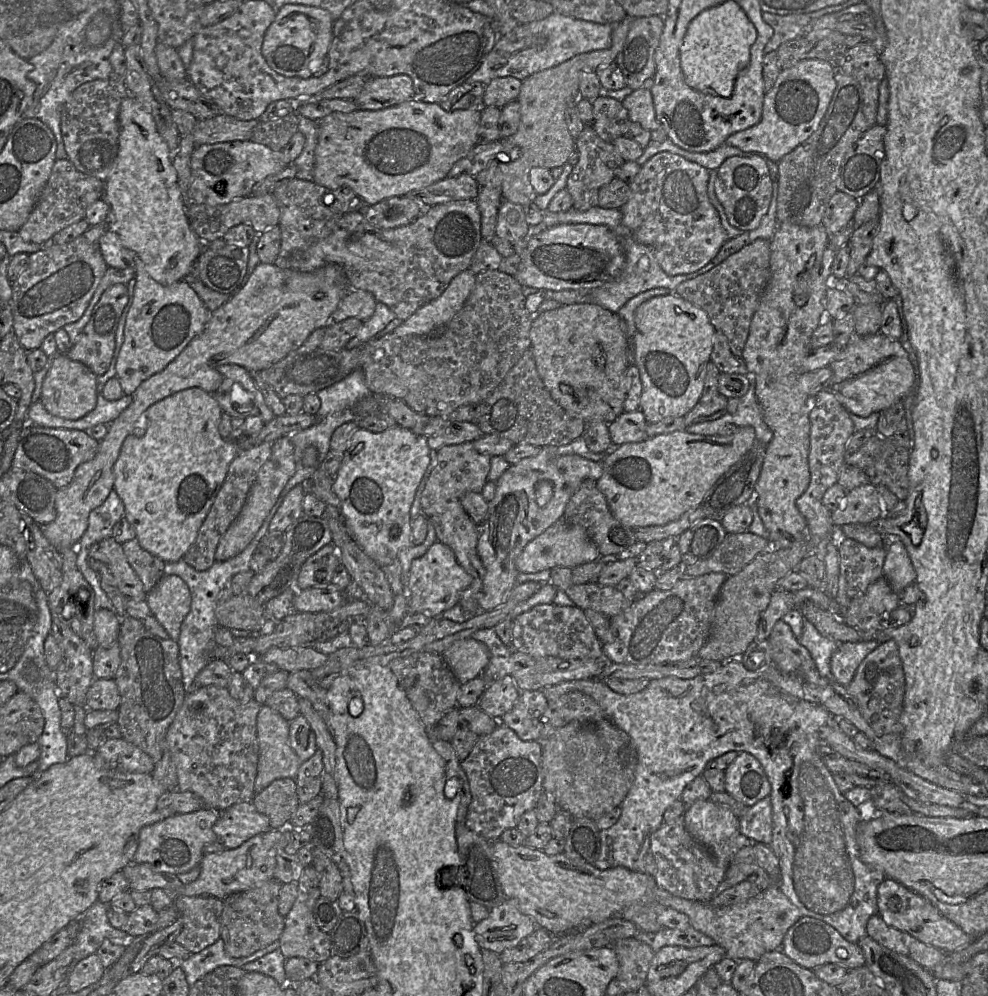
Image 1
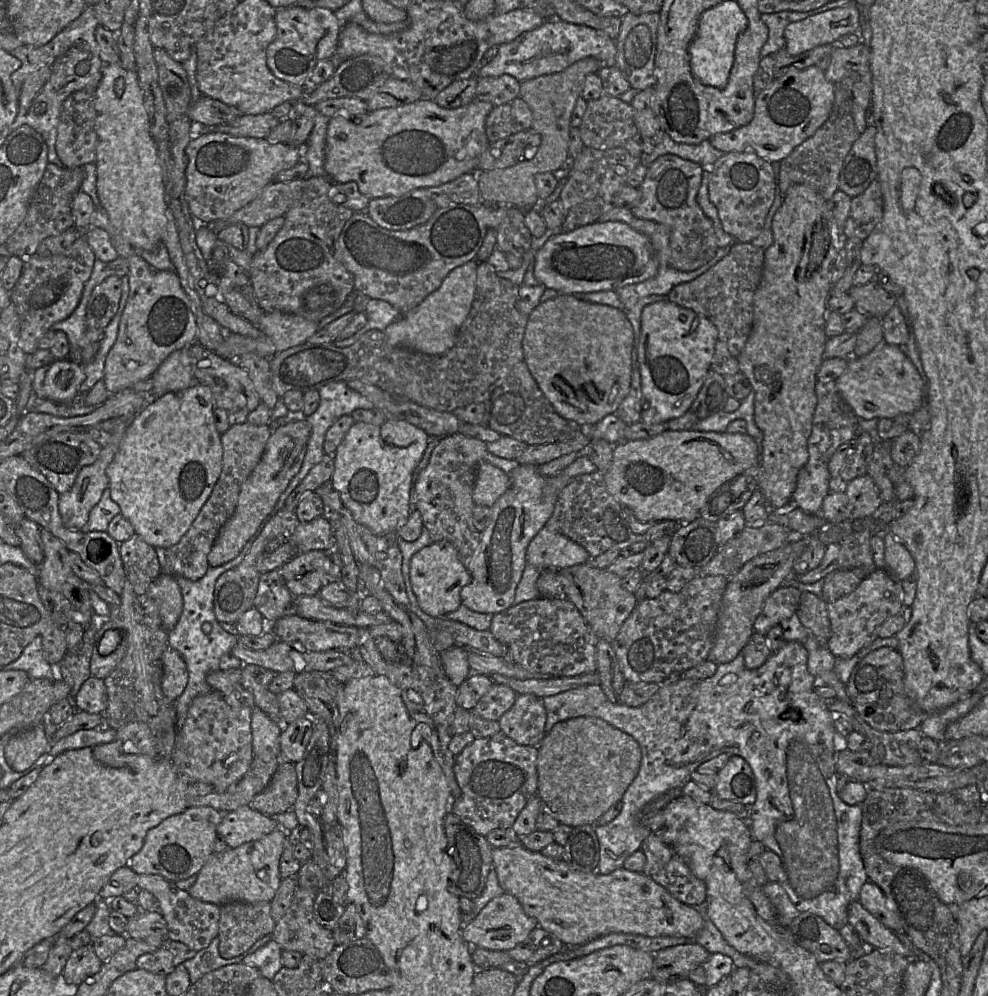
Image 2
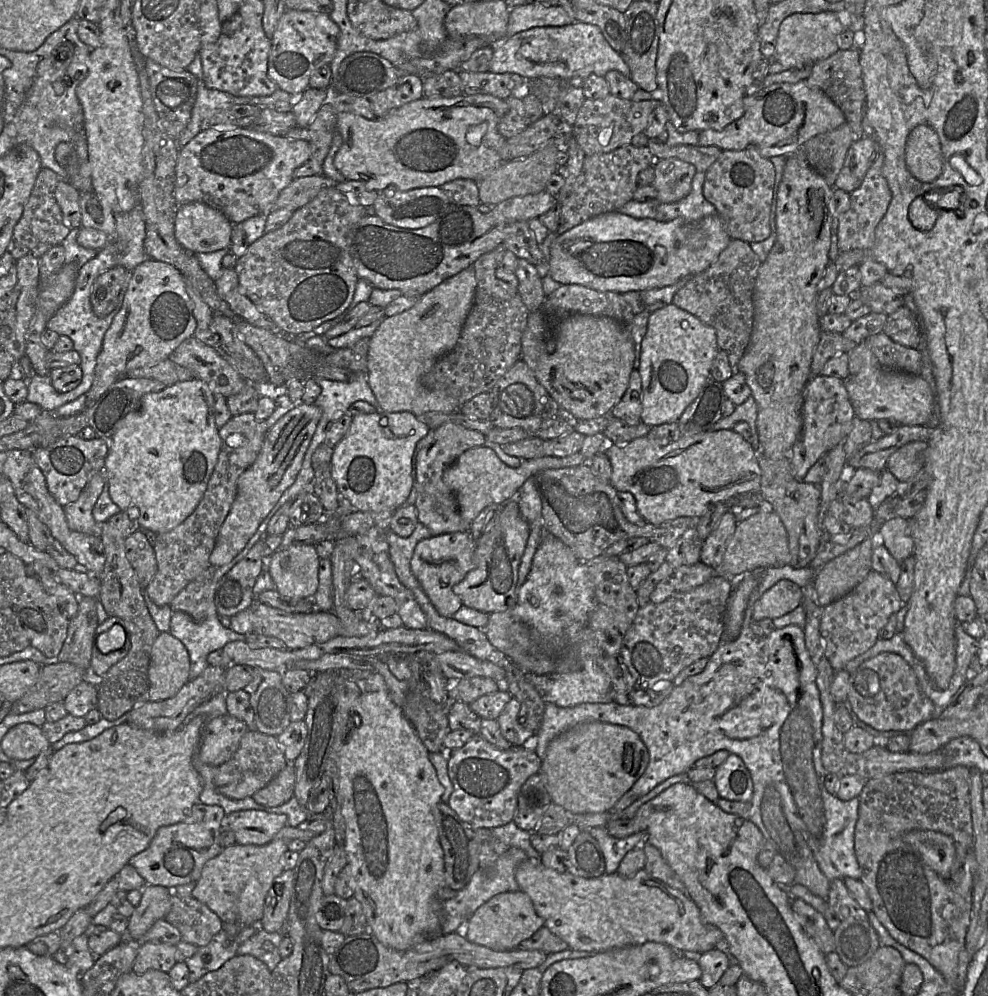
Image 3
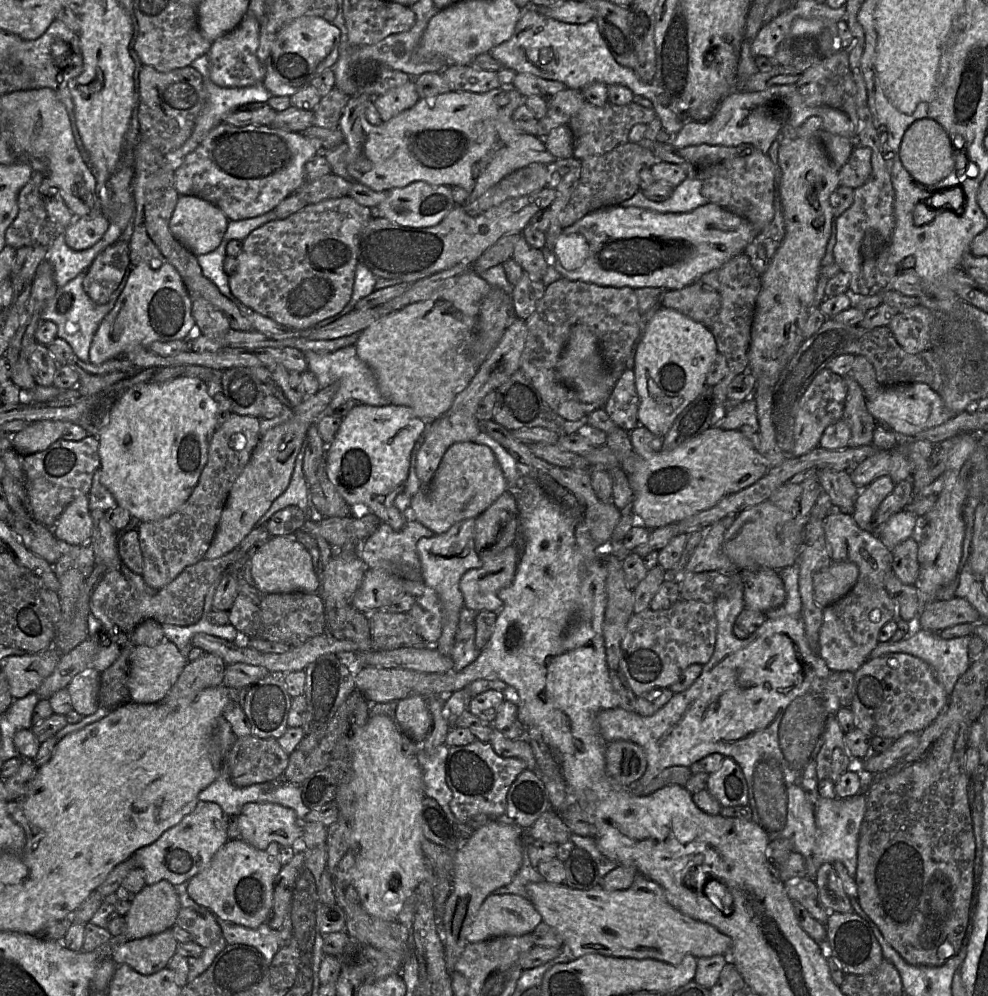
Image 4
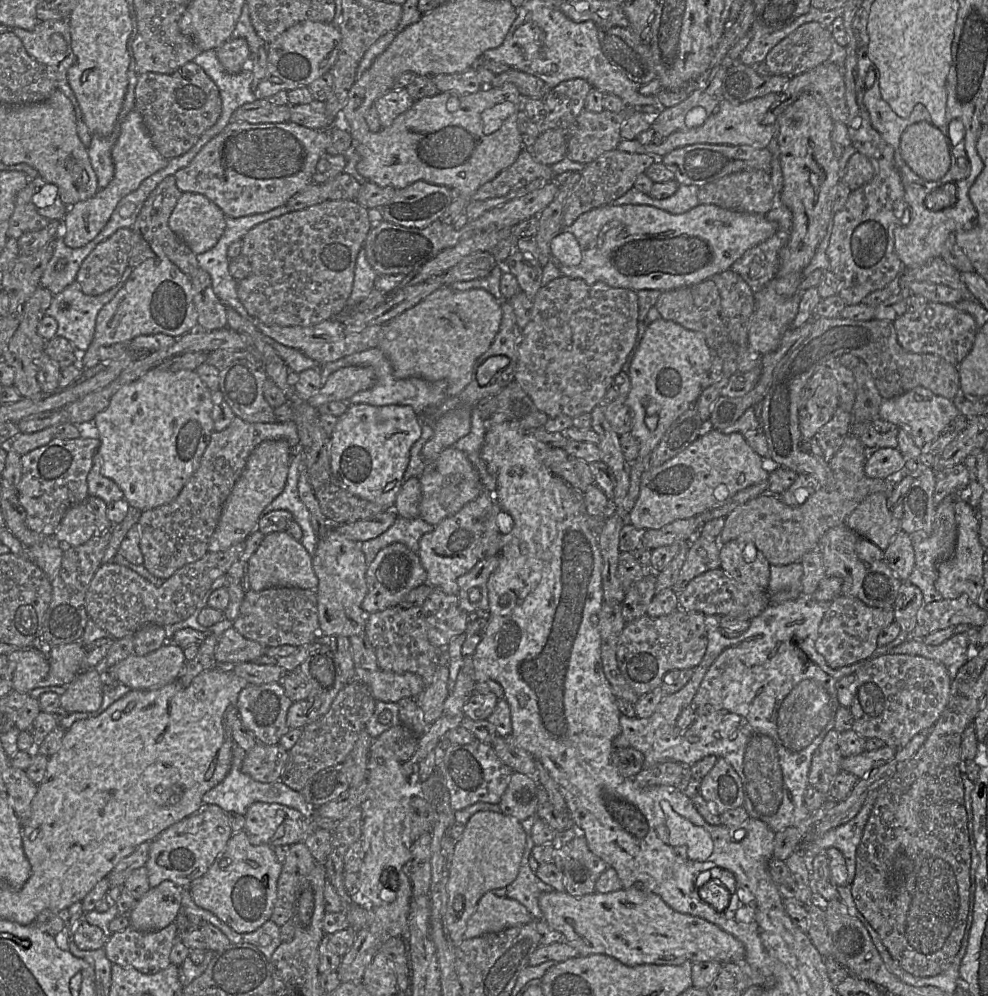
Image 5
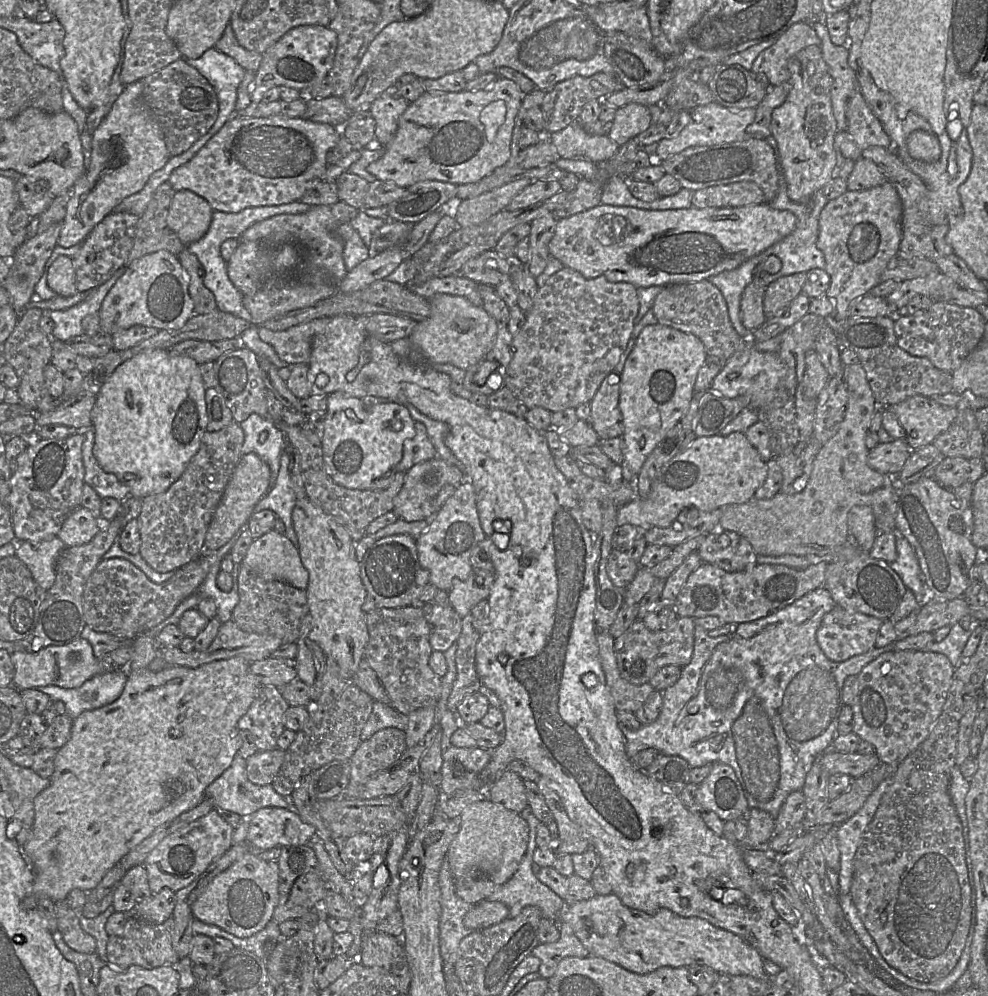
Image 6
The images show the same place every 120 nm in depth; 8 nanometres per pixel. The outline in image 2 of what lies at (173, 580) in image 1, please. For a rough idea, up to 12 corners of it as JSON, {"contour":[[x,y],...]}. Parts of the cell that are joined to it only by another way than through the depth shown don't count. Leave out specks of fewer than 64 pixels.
{"contour":[[161,573],[146,595],[158,604],[162,628],[173,630],[183,610],[176,578]]}

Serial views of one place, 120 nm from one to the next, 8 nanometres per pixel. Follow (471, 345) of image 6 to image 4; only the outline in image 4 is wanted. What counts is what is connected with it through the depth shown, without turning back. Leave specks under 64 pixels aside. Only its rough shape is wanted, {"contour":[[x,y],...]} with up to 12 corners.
{"contour":[[471,268],[360,333],[389,404],[437,419],[478,370]]}

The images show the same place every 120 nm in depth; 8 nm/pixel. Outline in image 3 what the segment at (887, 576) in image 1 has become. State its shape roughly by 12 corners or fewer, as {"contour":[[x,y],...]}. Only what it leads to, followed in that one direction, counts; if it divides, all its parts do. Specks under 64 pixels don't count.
{"contour":[[909,519],[880,525],[878,542],[902,563],[914,553]]}

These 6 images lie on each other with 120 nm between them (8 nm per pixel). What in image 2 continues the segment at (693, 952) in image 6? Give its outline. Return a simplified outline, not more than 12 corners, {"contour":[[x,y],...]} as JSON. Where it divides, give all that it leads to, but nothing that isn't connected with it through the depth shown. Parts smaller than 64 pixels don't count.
{"contour":[[520,843],[505,893],[565,947],[612,933],[693,940],[700,913],[643,874]]}

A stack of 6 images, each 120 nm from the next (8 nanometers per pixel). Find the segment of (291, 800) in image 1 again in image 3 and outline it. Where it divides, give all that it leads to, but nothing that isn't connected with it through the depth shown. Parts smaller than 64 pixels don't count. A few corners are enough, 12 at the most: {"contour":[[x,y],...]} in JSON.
{"contour":[[288,763],[252,797],[276,807],[294,796],[295,768]]}

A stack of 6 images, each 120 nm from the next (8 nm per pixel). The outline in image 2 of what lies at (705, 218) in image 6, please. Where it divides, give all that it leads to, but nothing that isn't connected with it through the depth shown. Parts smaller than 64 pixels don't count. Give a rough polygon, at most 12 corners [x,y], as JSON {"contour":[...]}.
{"contour":[[619,221],[554,235],[538,282],[563,294],[646,281],[649,237]]}

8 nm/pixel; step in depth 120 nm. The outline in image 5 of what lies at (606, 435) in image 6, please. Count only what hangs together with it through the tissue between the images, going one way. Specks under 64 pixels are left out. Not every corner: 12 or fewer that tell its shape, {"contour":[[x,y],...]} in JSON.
{"contour":[[620,372],[599,403],[612,429],[630,433],[631,382]]}

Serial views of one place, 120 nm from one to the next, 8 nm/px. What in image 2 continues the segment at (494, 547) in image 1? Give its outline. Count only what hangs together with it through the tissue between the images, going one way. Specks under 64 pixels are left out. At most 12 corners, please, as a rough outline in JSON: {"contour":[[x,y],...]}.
{"contour":[[587,454],[554,476],[519,465],[490,508],[462,605],[514,605],[526,550],[561,490],[597,471]]}

